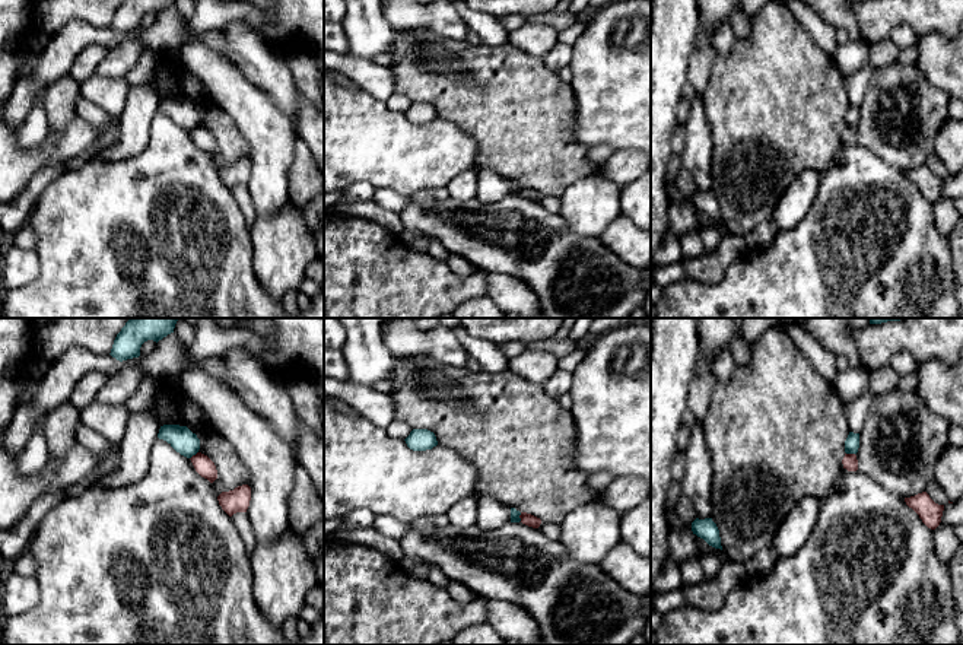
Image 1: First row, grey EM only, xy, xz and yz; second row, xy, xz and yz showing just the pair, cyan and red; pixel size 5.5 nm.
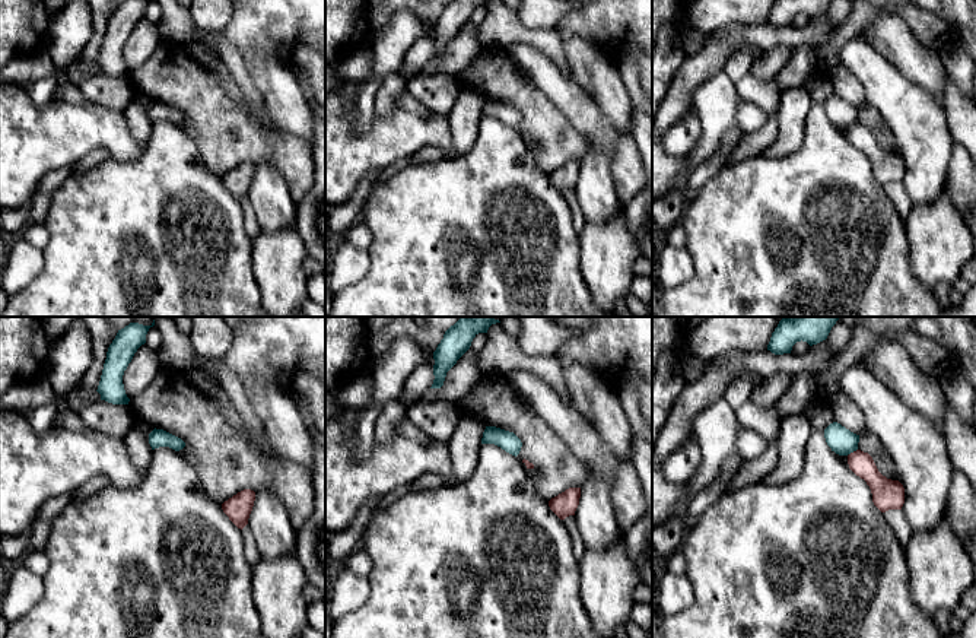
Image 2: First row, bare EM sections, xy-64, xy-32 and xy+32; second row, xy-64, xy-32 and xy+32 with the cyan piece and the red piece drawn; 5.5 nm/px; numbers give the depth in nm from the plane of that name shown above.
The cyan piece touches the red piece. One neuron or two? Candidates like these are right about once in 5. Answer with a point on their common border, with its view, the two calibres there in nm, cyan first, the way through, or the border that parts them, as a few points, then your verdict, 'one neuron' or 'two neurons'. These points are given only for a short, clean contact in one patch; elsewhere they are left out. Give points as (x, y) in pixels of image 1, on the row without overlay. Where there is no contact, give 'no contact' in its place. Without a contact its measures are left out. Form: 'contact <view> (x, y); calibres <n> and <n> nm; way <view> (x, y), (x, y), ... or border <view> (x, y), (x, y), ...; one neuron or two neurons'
contact xy (193, 127); calibres 140 and 100 nm; two neurons

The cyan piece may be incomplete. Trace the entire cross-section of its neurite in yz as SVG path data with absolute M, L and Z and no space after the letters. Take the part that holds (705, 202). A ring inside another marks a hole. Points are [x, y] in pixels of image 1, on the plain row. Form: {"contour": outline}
{"contour": "M696 191L692 196L692 204L697 210L703 212L709 219L722 223L719 203L716 197L712 194L712 191L705 193Z"}

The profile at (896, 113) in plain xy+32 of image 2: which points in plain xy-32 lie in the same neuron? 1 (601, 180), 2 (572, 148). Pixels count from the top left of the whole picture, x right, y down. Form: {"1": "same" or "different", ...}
{"1": "same", "2": "different"}

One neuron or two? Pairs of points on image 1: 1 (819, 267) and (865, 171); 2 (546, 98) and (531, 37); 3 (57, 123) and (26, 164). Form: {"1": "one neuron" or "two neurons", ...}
{"1": "one neuron", "2": "two neurons", "3": "two neurons"}

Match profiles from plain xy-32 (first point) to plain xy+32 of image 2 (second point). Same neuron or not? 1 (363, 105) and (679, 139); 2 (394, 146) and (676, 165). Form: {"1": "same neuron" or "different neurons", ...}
{"1": "same neuron", "2": "same neuron"}

